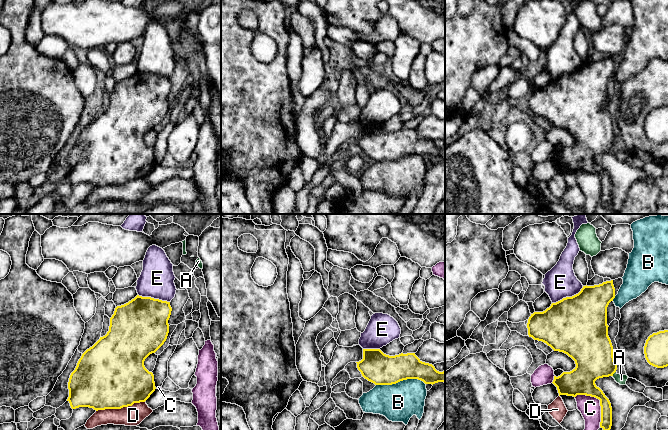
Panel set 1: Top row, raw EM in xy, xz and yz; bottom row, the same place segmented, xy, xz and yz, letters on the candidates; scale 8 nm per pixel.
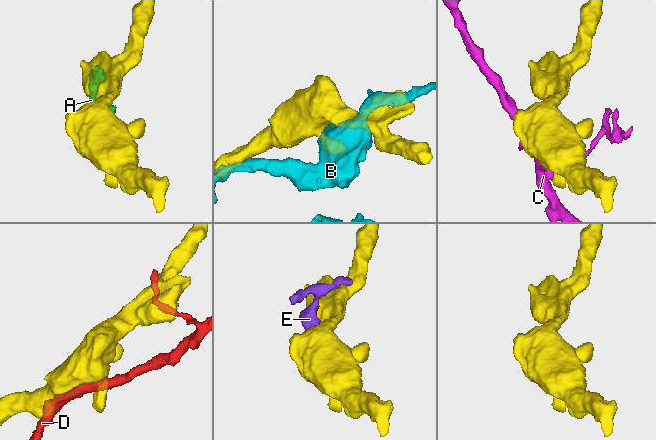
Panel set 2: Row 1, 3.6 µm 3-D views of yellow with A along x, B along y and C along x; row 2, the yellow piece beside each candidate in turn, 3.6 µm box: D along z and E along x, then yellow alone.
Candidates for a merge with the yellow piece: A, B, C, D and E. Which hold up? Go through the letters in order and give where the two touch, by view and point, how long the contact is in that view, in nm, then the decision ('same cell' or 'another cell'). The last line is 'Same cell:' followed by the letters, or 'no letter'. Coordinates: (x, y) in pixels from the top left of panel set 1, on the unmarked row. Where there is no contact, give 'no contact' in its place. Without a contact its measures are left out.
A: yz (613, 149) | 50 nm | another cell
B: xz (400, 156) | 400 nm | another cell
C: yz (600, 178) | 320 nm | another cell
D: xy (120, 184) | 400 nm | another cell
E: yz (568, 73) | 300 nm | another cell
Same cell: no letter

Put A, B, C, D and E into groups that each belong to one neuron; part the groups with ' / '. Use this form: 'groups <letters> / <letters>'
groups A / B / C / D / E

